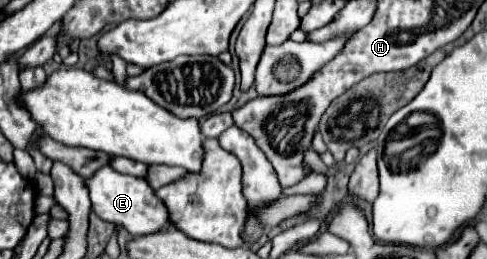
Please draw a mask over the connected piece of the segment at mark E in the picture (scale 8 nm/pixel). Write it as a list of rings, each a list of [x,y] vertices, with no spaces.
[[[103,166],[91,178],[85,180],[85,186],[89,190],[93,212],[101,220],[107,220],[111,224],[121,224],[131,236],[153,234],[153,230],[163,230],[169,224],[167,218],[169,214],[165,210],[165,204],[159,202],[159,198],[143,178],[121,174],[111,166]]]

